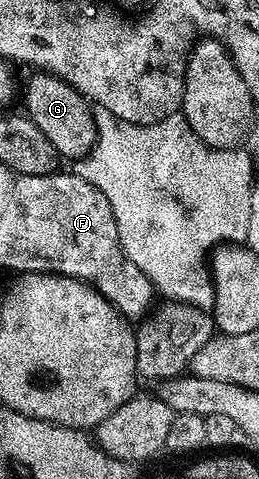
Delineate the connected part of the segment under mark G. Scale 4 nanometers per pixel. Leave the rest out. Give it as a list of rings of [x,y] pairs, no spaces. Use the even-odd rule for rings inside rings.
[[[35,71],[32,74],[27,83],[27,95],[23,99],[27,104],[26,116],[39,128],[41,135],[45,135],[49,143],[53,143],[60,158],[67,160],[68,157],[68,162],[74,163],[86,157],[95,146],[95,140],[99,138],[95,114],[87,98],[52,73]]]

